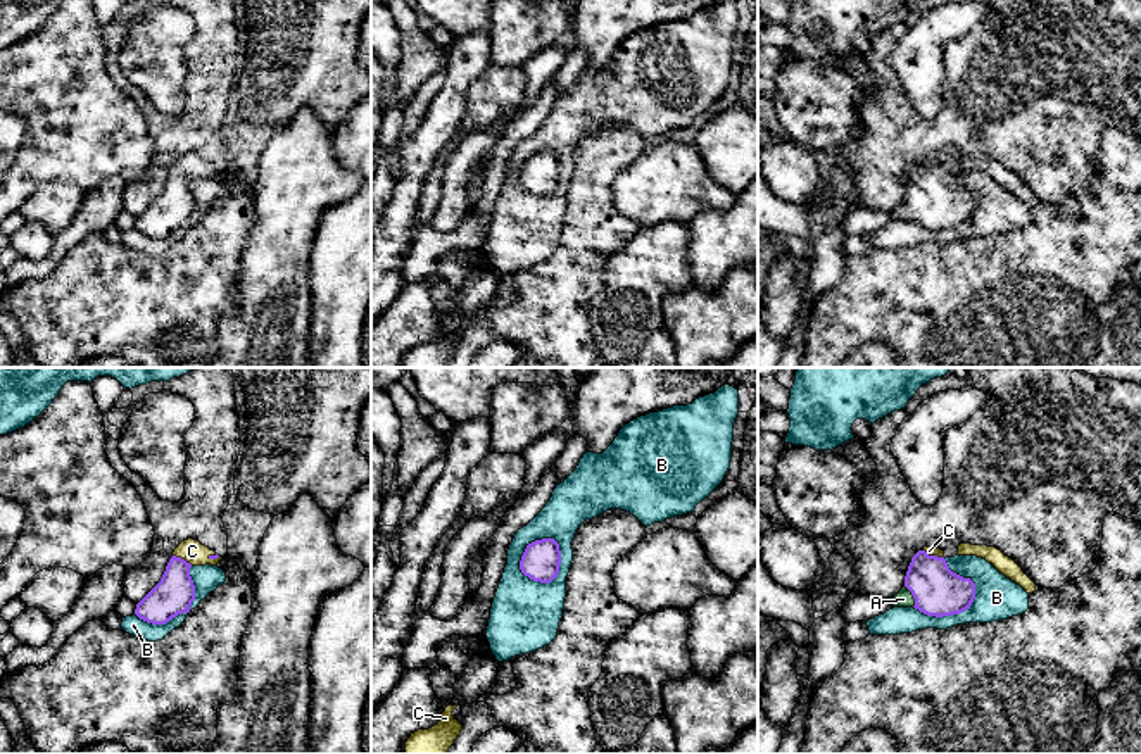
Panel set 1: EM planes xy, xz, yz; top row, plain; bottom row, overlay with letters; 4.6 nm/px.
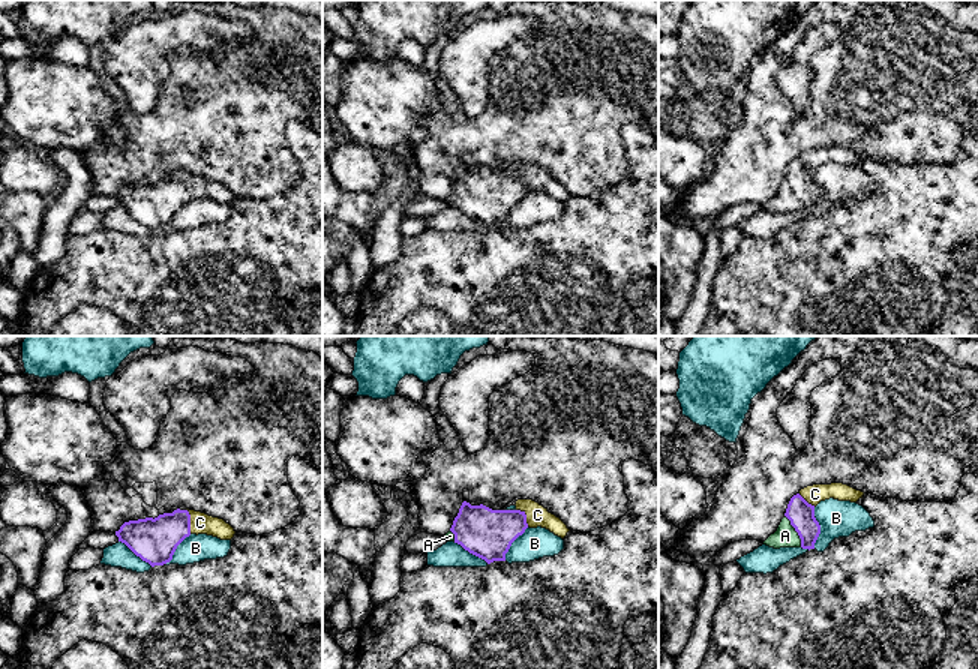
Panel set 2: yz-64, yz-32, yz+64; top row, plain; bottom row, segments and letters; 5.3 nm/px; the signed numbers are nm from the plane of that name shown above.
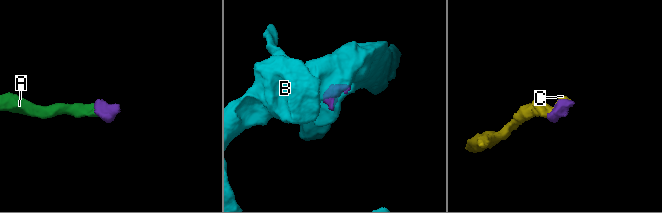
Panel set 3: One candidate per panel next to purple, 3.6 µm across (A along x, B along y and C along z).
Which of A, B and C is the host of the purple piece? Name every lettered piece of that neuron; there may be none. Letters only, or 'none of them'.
A, C

